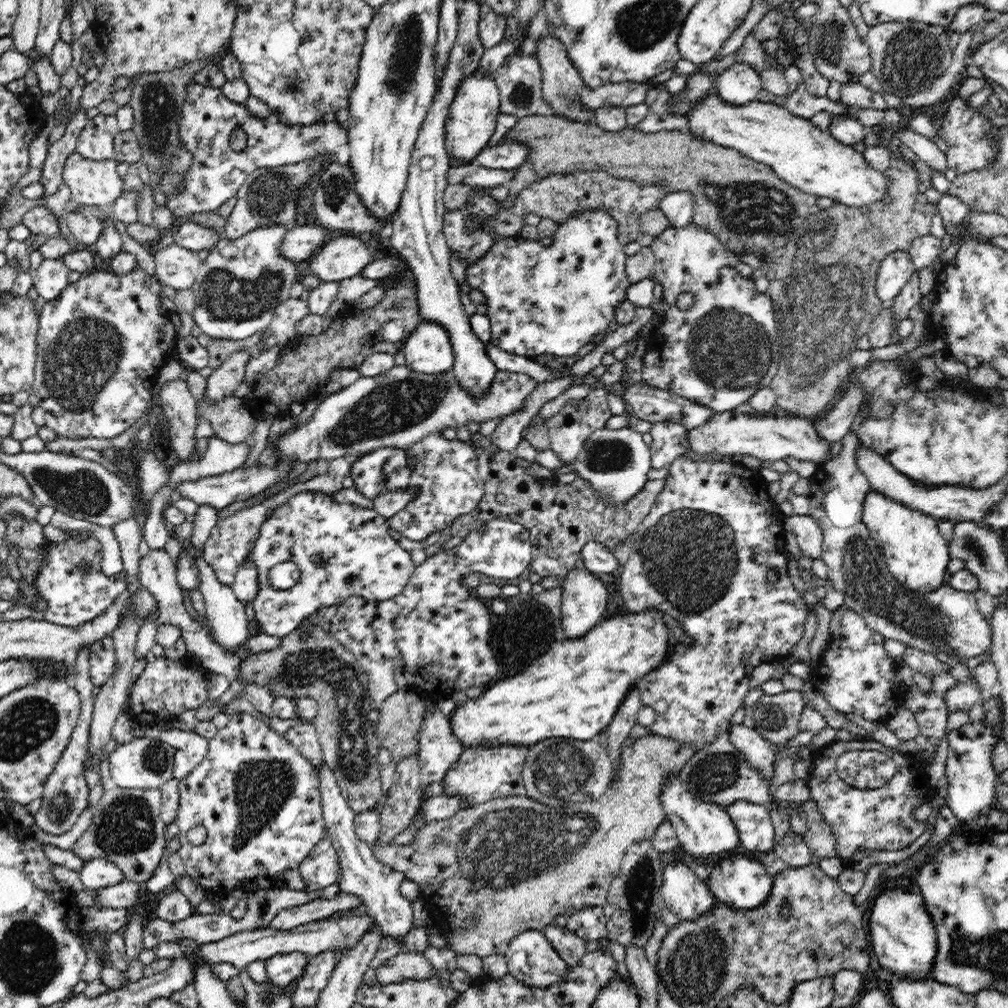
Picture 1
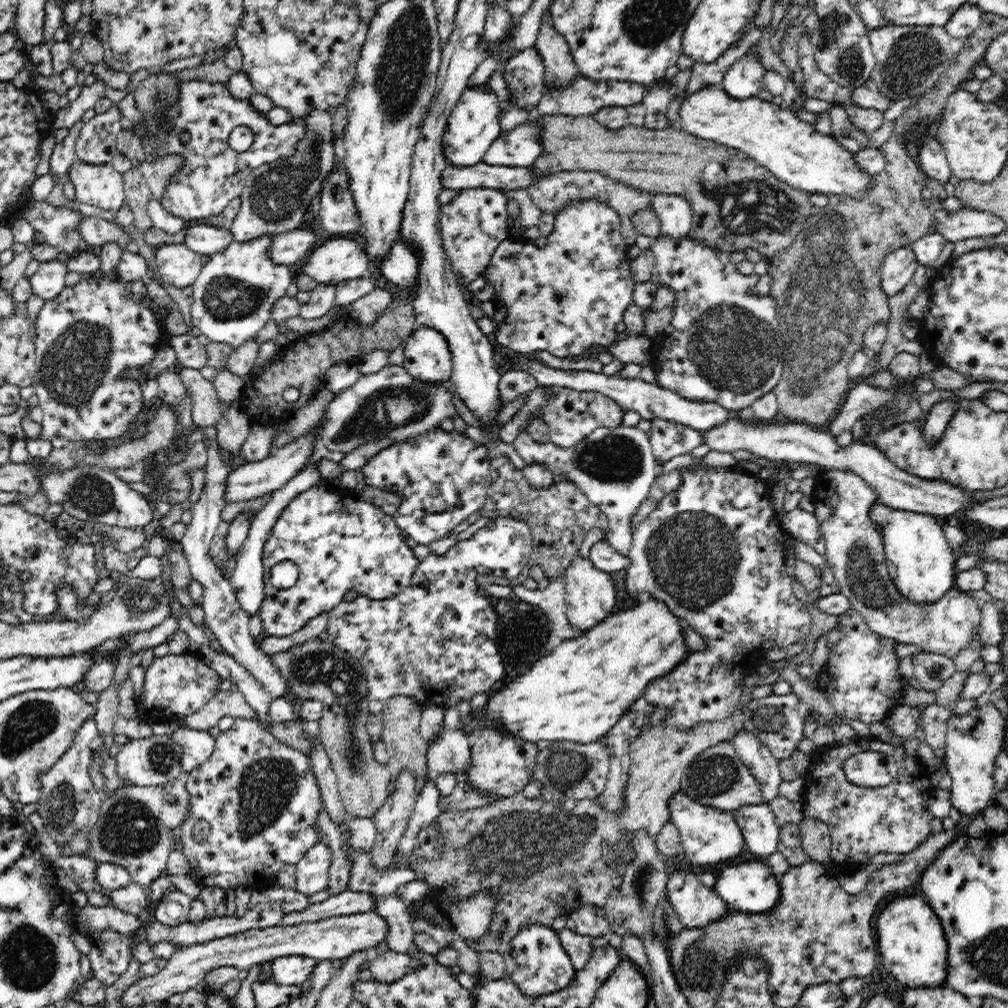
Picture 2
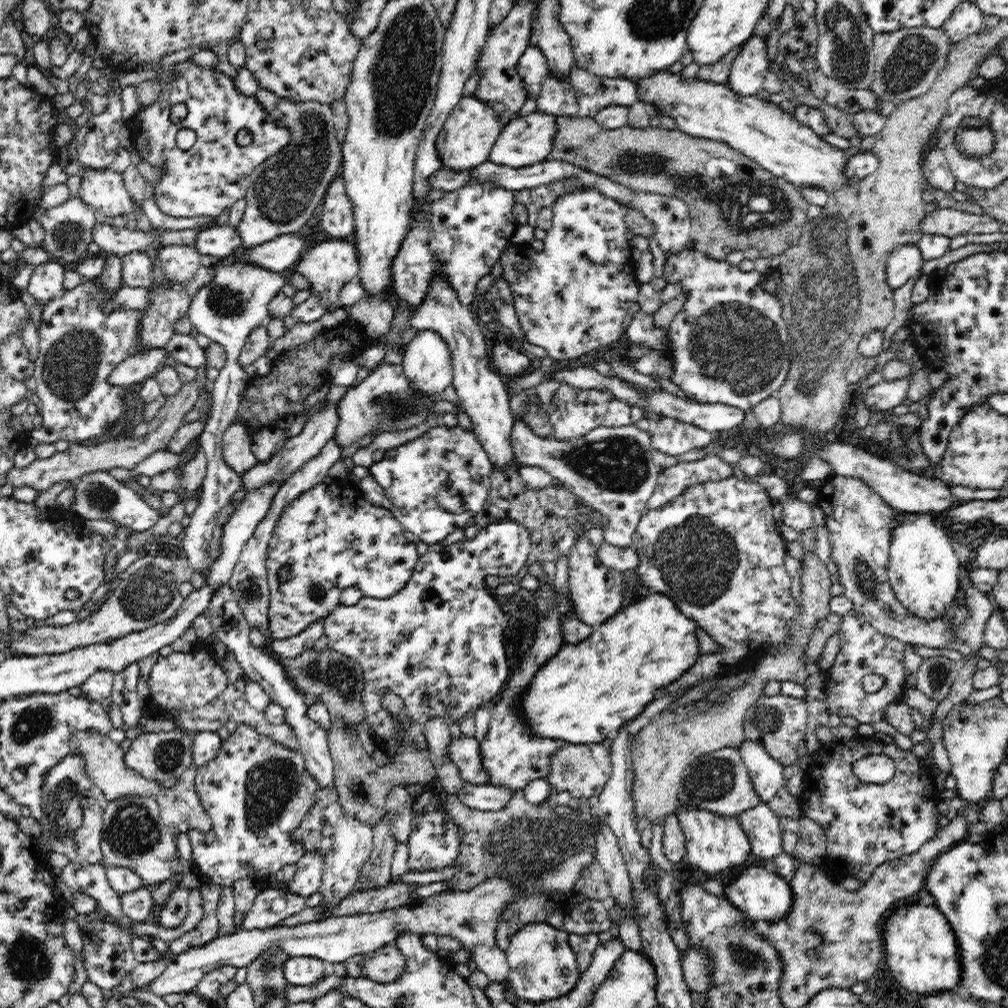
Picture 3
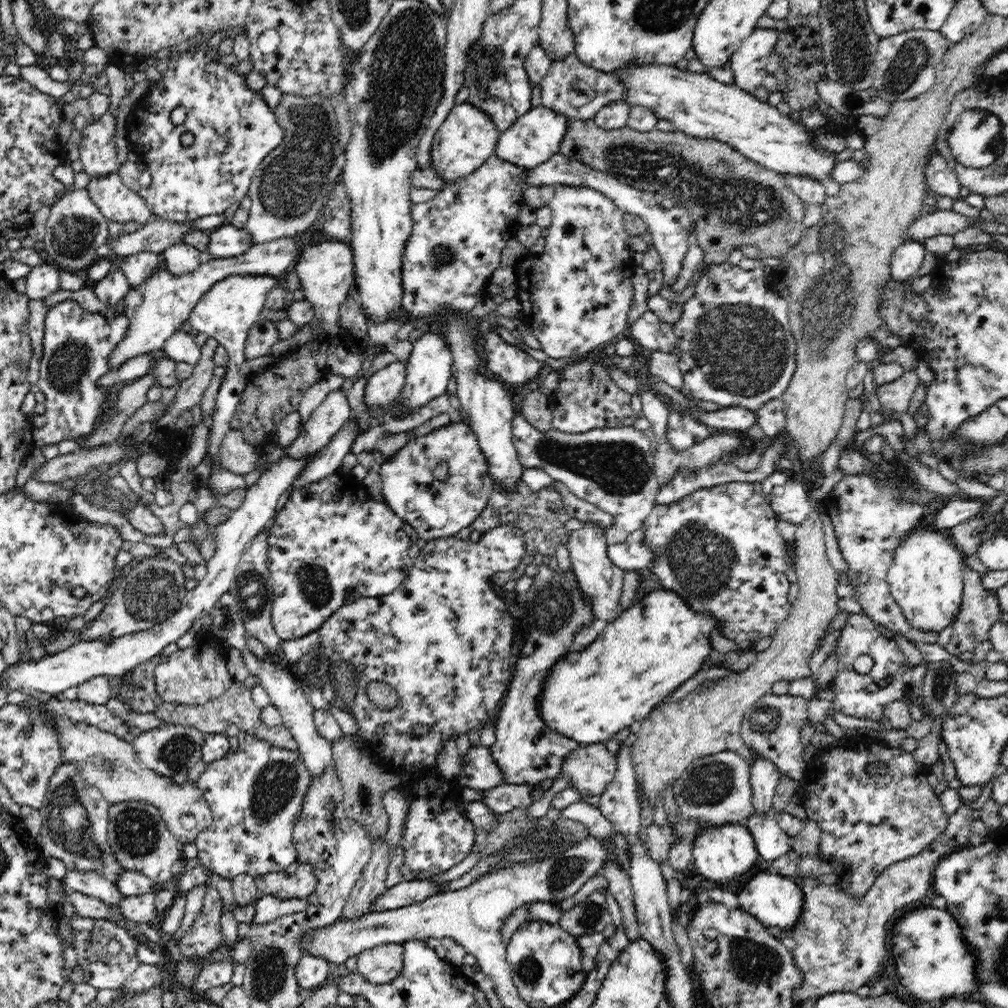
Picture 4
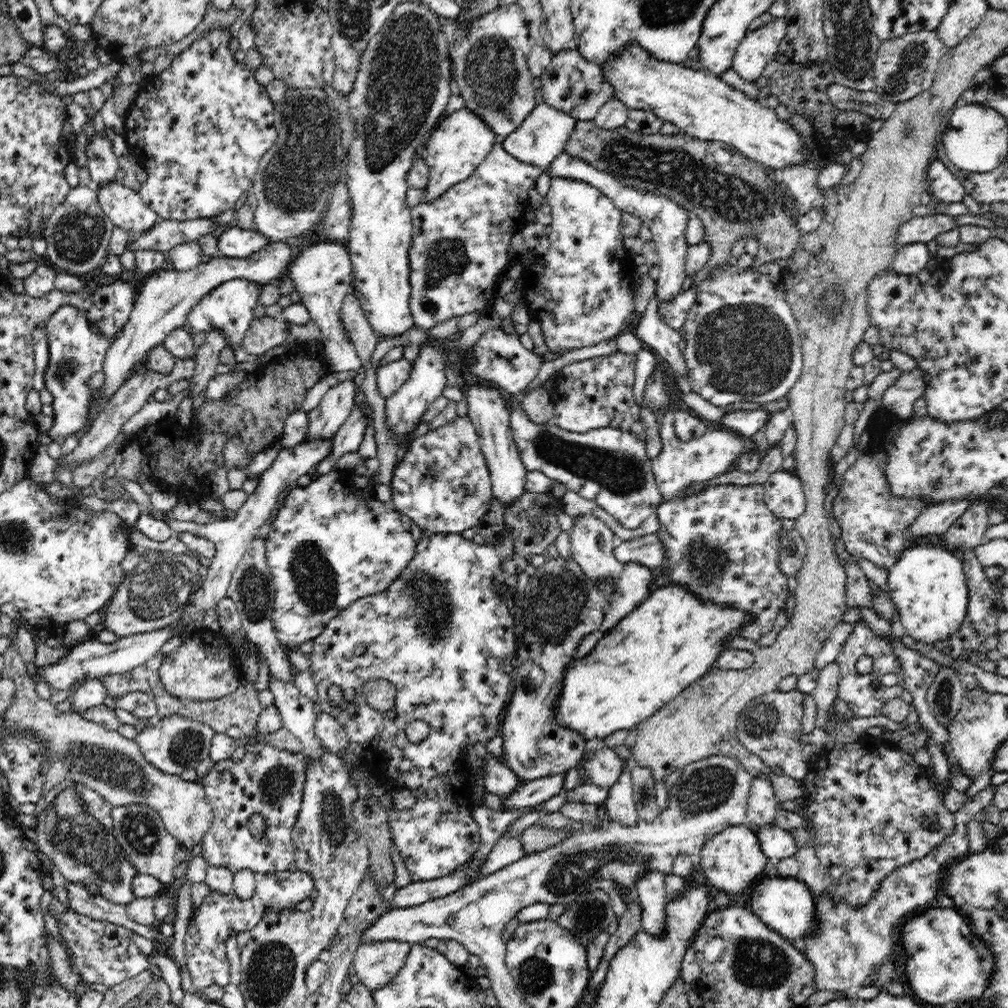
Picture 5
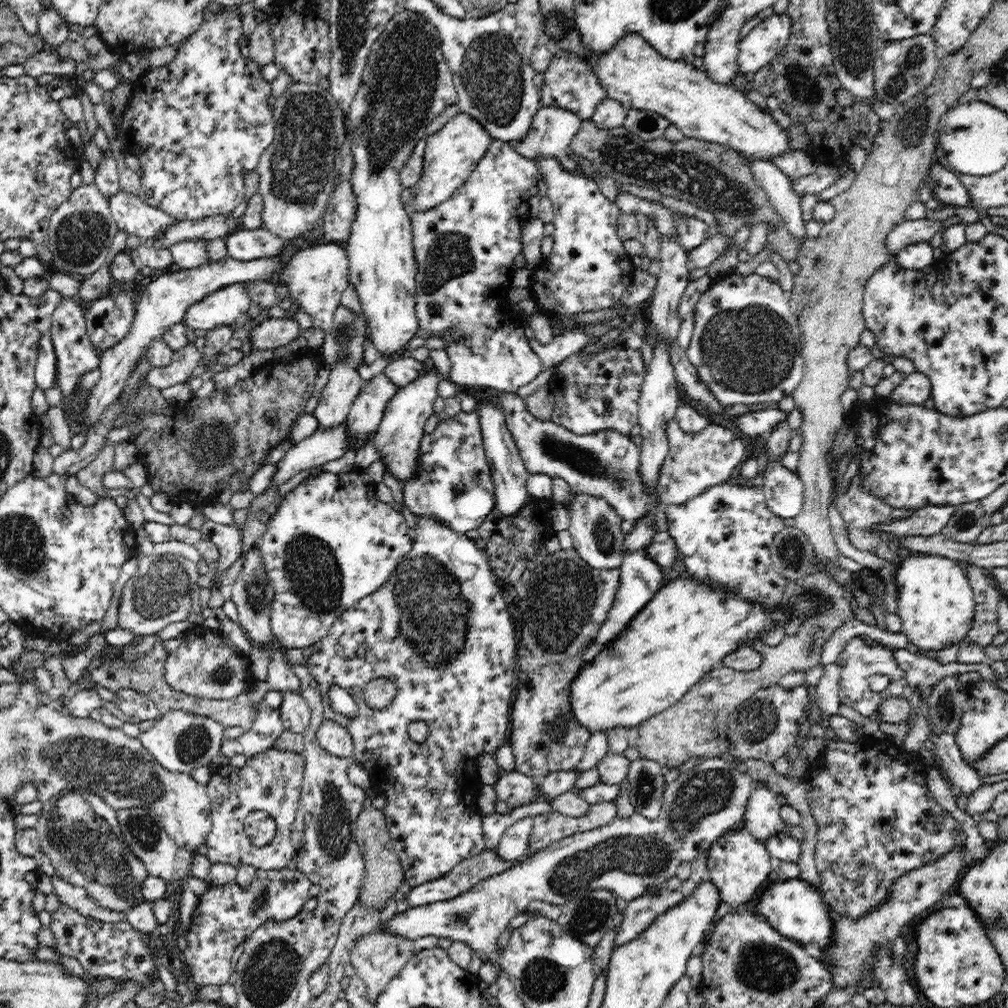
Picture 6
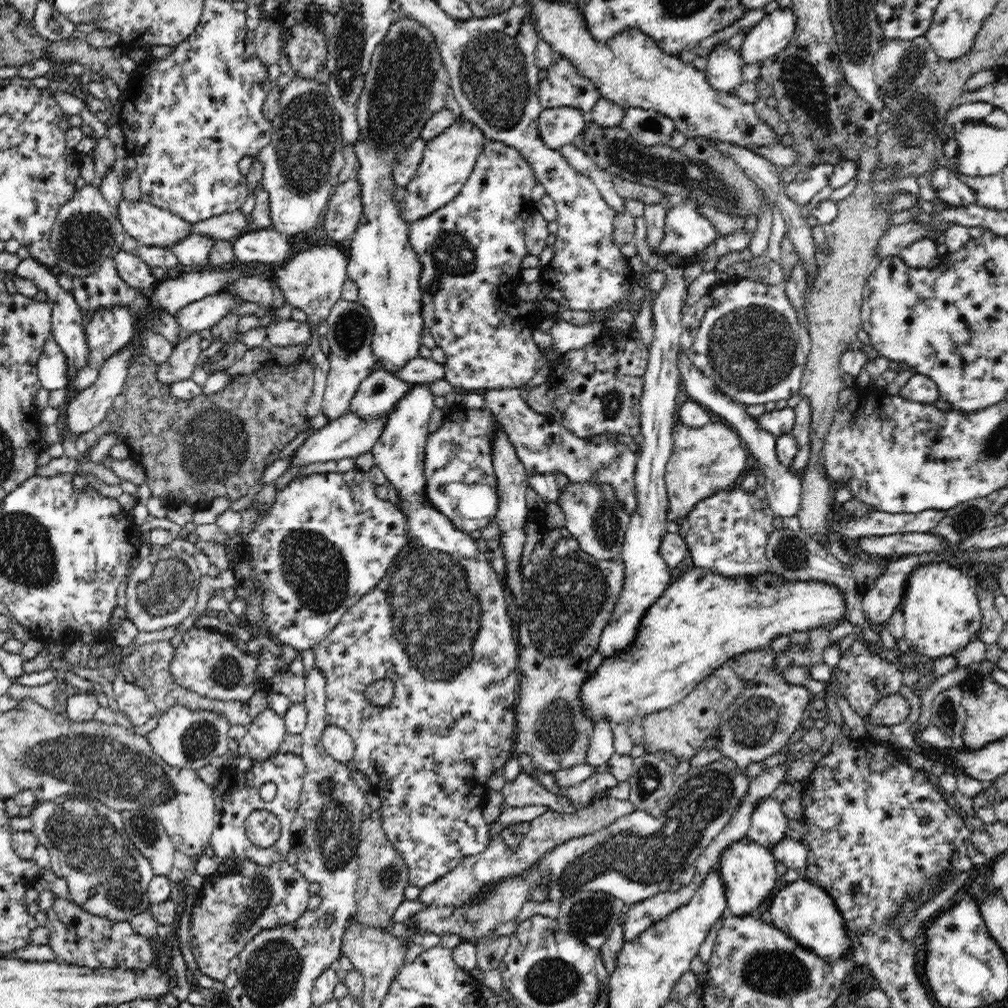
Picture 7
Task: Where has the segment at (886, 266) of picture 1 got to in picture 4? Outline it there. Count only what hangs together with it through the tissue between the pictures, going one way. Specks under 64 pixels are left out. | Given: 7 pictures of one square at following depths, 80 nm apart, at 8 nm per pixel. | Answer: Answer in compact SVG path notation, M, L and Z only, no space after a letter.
M910 241L894 250L890 262L892 281L904 283L916 274L924 262L925 248L918 241Z

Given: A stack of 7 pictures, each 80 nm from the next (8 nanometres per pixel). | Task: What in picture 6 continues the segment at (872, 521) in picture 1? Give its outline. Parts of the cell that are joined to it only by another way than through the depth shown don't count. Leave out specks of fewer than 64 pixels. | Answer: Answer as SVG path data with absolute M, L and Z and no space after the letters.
M903 553L895 565L894 584L902 632L917 649L940 651L965 640L974 619L975 603L967 574L957 560L941 554Z

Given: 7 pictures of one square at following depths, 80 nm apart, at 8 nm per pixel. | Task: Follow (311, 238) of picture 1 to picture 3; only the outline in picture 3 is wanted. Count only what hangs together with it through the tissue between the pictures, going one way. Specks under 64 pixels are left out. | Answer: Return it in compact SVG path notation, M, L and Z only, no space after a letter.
M296 233L281 235L256 246L254 250L248 250L245 258L257 262L258 266L264 266L268 270L288 272L288 268L297 264L304 256L302 254L306 244L304 236L298 236Z

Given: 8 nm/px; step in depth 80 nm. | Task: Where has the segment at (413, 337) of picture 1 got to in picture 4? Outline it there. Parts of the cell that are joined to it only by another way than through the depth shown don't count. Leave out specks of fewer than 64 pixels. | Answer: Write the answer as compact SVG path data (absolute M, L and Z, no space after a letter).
M425 332L412 342L412 350L406 361L406 377L401 390L399 412L410 414L413 410L428 404L436 396L446 394L446 388L453 378L453 358L447 342L438 333Z

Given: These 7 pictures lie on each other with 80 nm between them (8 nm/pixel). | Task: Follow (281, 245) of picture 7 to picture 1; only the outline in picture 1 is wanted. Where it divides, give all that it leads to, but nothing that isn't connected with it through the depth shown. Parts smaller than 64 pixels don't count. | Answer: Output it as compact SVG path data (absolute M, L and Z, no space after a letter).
M188 221L177 226L173 245L189 249L193 252L210 250L222 237L222 235L213 232L210 228L204 228L192 221Z

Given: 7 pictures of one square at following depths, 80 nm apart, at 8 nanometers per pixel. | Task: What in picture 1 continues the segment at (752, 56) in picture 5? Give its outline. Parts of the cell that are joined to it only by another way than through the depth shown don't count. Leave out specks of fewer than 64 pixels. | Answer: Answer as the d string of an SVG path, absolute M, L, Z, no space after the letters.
M735 62L715 78L717 96L729 106L744 106L756 101L762 90L761 77L746 63Z

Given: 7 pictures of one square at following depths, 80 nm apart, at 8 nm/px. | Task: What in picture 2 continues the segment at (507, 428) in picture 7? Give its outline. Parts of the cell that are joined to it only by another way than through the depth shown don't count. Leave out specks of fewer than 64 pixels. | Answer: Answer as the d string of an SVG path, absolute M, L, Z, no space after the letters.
M637 426L600 427L572 448L556 446L552 441L538 443L526 431L522 431L513 446L527 465L544 465L555 475L568 476L568 481L575 482L588 500L609 518L606 536L608 543L618 554L629 556L634 529L634 526L630 525L630 518L650 492L650 486L654 484L656 475L661 470L646 431L638 429Z

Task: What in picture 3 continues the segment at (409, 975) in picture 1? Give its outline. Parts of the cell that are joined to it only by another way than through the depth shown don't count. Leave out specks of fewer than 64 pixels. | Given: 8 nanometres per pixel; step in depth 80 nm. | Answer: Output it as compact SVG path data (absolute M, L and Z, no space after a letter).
M390 943L366 956L360 973L374 982L392 982L401 977L406 965L406 957Z

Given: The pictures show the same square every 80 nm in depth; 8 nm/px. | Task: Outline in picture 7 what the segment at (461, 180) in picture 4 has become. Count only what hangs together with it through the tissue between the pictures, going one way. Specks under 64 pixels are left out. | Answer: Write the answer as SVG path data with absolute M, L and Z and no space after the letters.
M488 141L458 196L438 207L432 214L409 223L410 245L422 263L422 321L436 346L445 352L445 380L453 388L467 392L478 389L520 389L546 366L544 355L532 339L532 332L538 328L538 322L544 314L534 308L532 301L523 302L514 295L523 270L520 262L524 256L528 256L524 225L535 212L531 192L537 183L530 163L516 148L499 141Z

